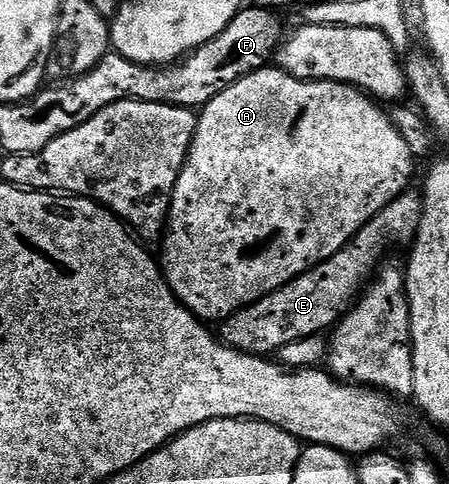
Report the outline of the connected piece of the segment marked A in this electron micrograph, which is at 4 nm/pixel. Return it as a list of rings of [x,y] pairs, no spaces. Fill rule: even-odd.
[[[268,65],[260,71],[249,73],[245,77],[241,77],[233,85],[229,85],[229,89],[225,89],[221,93],[217,93],[217,97],[213,97],[213,101],[209,101],[198,112],[197,118],[199,124],[195,130],[195,136],[191,142],[191,148],[187,154],[185,165],[181,169],[181,173],[177,177],[177,185],[173,189],[173,197],[171,198],[171,209],[167,212],[167,226],[165,234],[161,240],[163,246],[163,259],[161,255],[161,270],[166,278],[167,284],[171,287],[172,293],[178,297],[179,302],[183,303],[194,315],[198,315],[204,321],[222,321],[227,316],[232,315],[240,307],[247,306],[248,303],[256,303],[260,297],[267,295],[271,291],[276,291],[279,287],[284,287],[289,281],[296,279],[301,273],[308,271],[311,267],[316,267],[321,261],[325,261],[329,257],[333,257],[333,253],[337,253],[347,243],[351,242],[351,238],[372,219],[374,215],[379,215],[392,203],[394,199],[399,198],[408,190],[407,187],[411,183],[411,174],[415,171],[415,163],[417,156],[409,149],[409,145],[405,145],[405,137],[401,137],[401,133],[395,128],[395,122],[391,119],[390,114],[386,110],[382,111],[380,104],[376,102],[372,96],[362,92],[358,87],[353,87],[349,83],[330,83],[329,81],[305,81],[293,77],[287,71],[279,70],[278,66]]]

